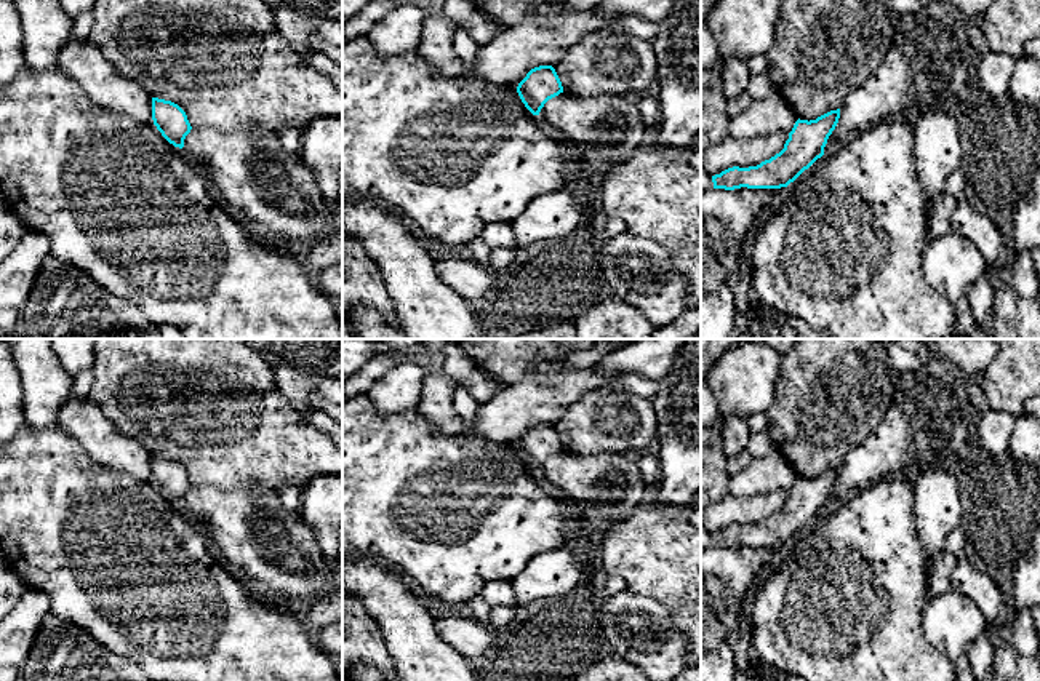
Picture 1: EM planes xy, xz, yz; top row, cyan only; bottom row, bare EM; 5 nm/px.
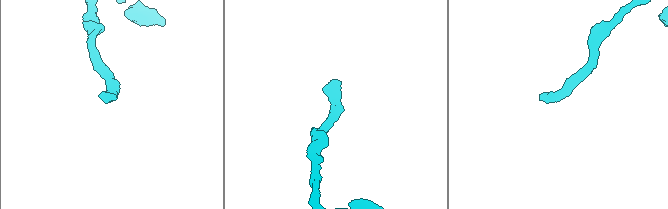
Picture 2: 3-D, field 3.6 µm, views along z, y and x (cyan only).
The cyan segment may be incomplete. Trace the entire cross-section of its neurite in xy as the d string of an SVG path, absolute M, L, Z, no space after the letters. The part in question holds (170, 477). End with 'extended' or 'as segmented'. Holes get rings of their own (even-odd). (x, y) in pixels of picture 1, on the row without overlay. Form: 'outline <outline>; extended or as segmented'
outline M152 456L152 478L162 494L174 505L182 507L192 484L186 470L174 460Z; as segmented

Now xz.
outline M539 424L531 427L518 441L517 451L525 465L533 473L539 473L549 457L563 451L563 444L552 424Z; as segmented

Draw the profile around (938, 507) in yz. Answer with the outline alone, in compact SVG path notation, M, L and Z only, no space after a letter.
M949 470L925 472L914 481L917 534L930 561L944 552L944 540L962 524L958 480Z

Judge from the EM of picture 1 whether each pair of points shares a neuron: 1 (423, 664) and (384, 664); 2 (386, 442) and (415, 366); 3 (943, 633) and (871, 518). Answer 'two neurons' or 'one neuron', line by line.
1: two neurons
2: two neurons
3: two neurons

